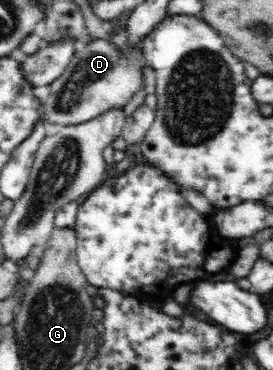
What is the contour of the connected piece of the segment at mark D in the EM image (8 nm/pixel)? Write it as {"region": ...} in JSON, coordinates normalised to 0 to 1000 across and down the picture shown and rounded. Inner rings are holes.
{"region":[[[465,95],[465,111],[458,114],[458,124],[451,130],[436,130],[432,124],[421,124],[421,119],[407,119],[407,114],[385,108],[385,105],[333,105],[333,111],[319,111],[319,116],[297,114],[293,108],[282,108],[275,116],[275,143],[267,151],[267,159],[260,159],[256,173],[245,178],[245,186],[234,192],[231,203],[216,208],[216,216],[201,219],[201,224],[187,224],[179,235],[187,238],[179,259],[168,265],[165,278],[154,278],[158,289],[158,322],[168,322],[172,327],[187,327],[194,335],[216,332],[216,338],[242,341],[242,338],[282,338],[282,332],[311,332],[315,327],[333,327],[333,322],[348,322],[352,316],[363,316],[374,305],[385,305],[388,300],[399,300],[414,292],[443,292],[451,295],[465,278],[487,268],[487,262],[516,246],[527,235],[527,195],[524,184],[535,181],[535,168],[527,159],[527,143],[520,143],[520,111],[509,111],[509,116],[495,116],[495,122],[484,122],[476,111],[469,111],[469,95]]]}

